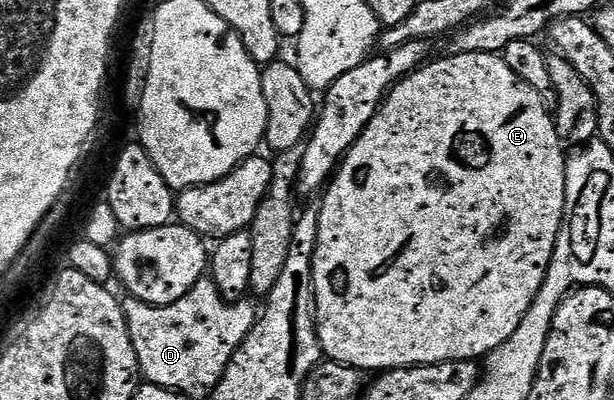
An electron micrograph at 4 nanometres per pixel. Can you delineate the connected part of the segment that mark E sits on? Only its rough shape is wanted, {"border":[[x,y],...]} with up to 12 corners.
{"border":[[499,55],[387,95],[318,203],[316,336],[480,361],[566,205]]}

